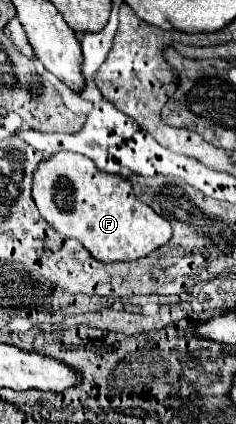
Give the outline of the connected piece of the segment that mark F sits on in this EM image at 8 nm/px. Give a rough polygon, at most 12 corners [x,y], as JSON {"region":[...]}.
{"region":[[82,154],[34,172],[54,232],[100,262],[144,258],[172,236],[128,180]]}

